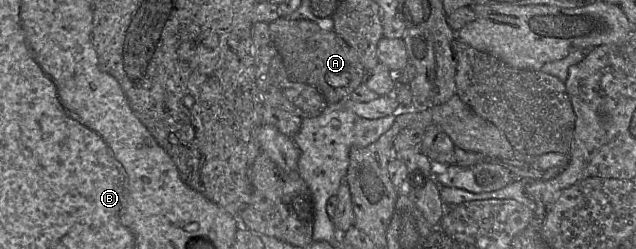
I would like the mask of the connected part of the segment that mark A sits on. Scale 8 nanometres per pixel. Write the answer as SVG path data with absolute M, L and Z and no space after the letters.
M279 17L268 25L288 77L294 82L314 86L328 104L345 101L364 83L367 71L357 53L332 29L323 29L310 20L288 17Z

